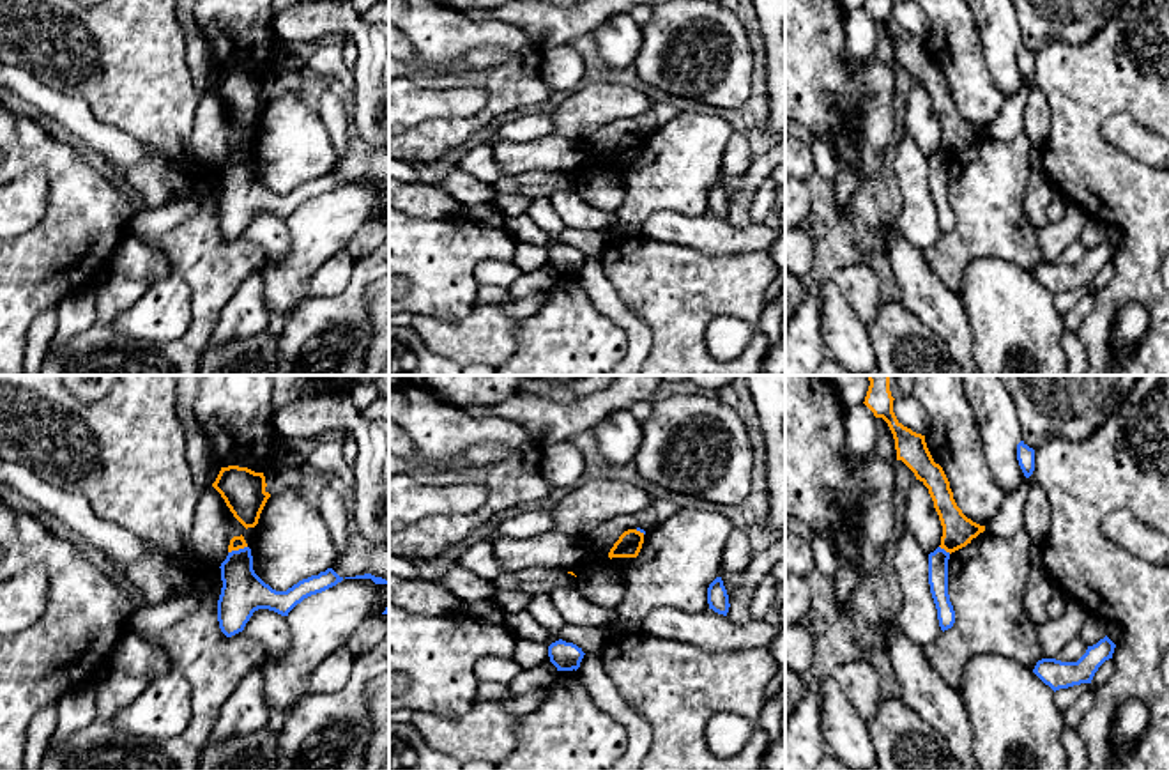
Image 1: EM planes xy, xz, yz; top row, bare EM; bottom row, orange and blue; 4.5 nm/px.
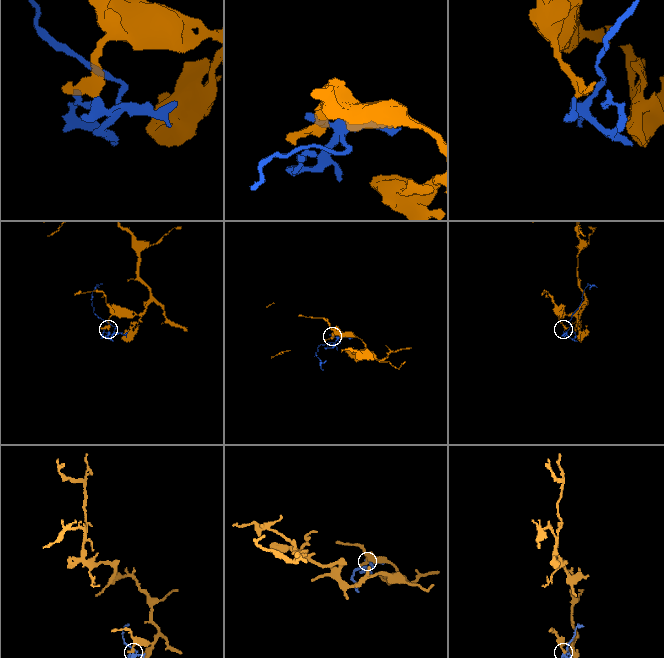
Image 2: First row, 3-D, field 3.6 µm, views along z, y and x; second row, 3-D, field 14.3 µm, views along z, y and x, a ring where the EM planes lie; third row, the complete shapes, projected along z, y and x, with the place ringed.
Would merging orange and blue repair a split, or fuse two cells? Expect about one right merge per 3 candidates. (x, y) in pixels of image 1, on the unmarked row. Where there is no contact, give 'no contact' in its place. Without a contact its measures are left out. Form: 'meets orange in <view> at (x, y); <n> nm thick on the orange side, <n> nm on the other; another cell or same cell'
meets orange in xy at (237, 153); 60 nm thick on the orange side, 200 nm on the other; another cell

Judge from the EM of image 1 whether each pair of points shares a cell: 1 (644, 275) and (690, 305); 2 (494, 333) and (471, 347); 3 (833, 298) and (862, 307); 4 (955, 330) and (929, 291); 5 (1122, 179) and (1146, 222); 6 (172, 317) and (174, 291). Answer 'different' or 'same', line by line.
1: same
2: same
3: different
4: same
5: same
6: same

